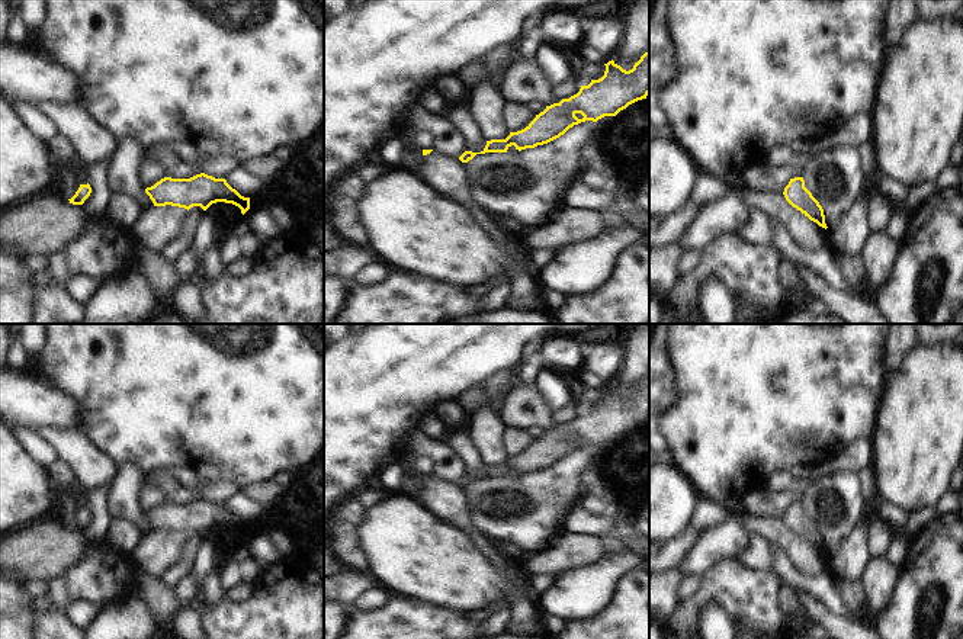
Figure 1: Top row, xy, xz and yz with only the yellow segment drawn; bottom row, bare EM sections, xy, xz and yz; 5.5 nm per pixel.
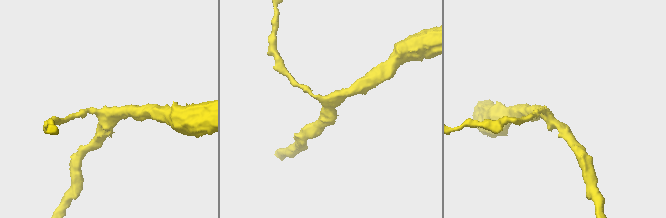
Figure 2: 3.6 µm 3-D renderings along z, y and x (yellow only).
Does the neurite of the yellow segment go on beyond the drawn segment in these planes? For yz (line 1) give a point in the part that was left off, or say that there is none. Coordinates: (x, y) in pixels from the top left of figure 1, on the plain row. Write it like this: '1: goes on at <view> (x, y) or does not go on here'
1: does not go on here

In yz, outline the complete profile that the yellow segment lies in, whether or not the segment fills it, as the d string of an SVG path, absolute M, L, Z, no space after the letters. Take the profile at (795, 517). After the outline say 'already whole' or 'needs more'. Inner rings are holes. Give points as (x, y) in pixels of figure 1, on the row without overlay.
M803 502L790 504L783 517L786 526L800 536L810 546L816 548L822 553L828 553L825 549L824 534L812 518L805 513Z | already whole

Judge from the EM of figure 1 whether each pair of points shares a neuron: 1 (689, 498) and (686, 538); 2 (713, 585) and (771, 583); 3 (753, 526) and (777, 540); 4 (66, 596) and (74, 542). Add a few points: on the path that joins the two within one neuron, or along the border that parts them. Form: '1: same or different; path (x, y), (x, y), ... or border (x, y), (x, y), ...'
1: different; border (703, 498), (695, 510), (689, 526), (665, 545)
2: same; path (728, 585), (757, 585)
3: same; path (758, 526), (771, 535)
4: different; border (90, 542), (87, 554), (74, 567), (48, 583)

